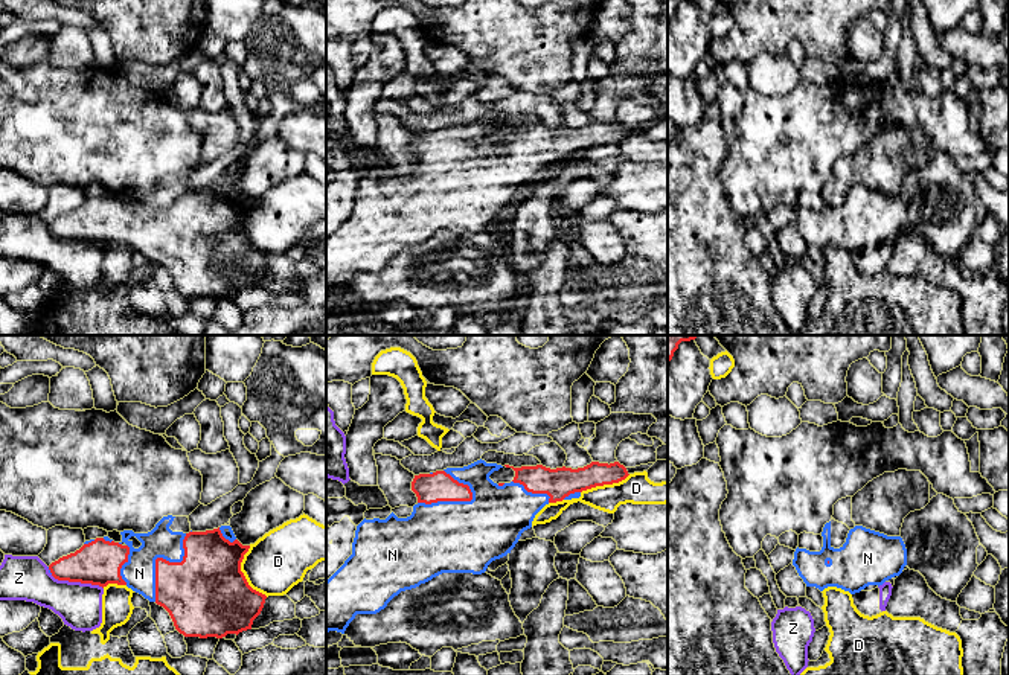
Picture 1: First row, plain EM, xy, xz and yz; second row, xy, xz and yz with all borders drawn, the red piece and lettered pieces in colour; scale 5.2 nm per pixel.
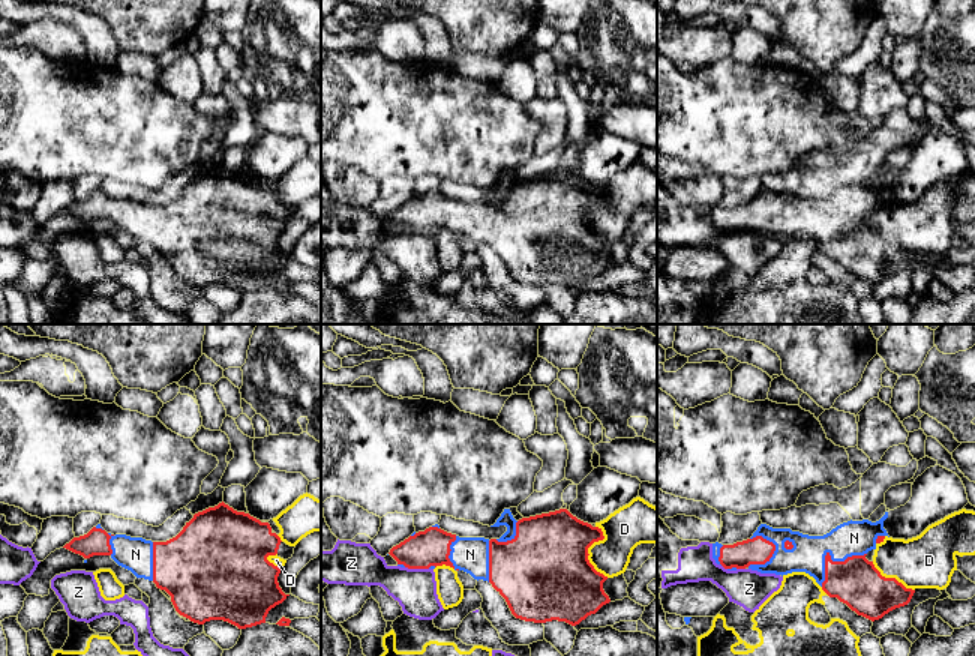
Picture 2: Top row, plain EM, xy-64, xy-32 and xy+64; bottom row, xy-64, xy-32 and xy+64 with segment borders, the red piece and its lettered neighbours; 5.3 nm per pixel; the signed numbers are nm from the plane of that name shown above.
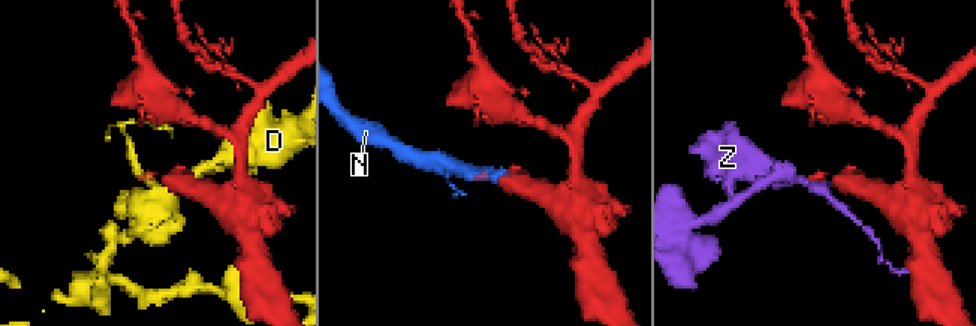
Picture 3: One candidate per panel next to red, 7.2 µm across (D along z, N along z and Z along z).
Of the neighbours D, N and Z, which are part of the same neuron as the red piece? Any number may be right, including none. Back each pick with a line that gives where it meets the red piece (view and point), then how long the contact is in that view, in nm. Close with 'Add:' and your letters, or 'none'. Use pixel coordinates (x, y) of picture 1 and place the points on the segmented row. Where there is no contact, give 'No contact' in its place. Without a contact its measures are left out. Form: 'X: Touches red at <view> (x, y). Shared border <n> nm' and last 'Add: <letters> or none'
N: Touches red at xy (160, 558). Shared border 400 nm
Add: N

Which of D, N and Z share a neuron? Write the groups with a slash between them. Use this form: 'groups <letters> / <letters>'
groups D / N / Z

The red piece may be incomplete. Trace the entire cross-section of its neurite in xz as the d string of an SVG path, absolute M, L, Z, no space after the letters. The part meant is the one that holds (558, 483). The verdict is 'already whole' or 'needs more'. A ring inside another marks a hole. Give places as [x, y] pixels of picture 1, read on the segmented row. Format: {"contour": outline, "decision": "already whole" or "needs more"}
{"contour": "M482 459L463 468L415 475L412 491L418 503L410 517L398 518L392 512L386 520L364 518L357 526L352 555L326 581L326 632L344 634L357 614L376 614L401 591L442 573L485 573L492 561L511 553L546 504L579 498L582 491L619 483L629 475L619 462L591 462L578 469L504 466L515 471L511 483L494 483L489 475L503 466Z", "decision": "needs more"}

